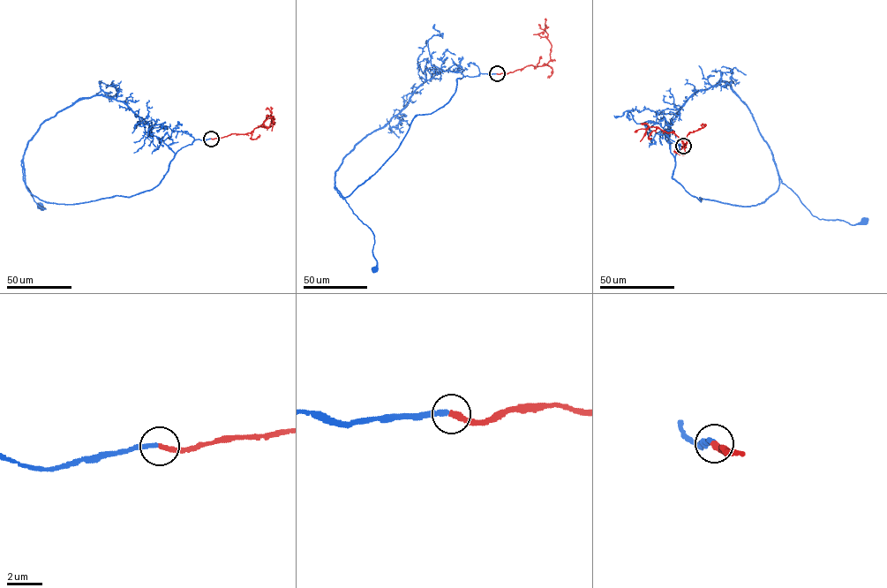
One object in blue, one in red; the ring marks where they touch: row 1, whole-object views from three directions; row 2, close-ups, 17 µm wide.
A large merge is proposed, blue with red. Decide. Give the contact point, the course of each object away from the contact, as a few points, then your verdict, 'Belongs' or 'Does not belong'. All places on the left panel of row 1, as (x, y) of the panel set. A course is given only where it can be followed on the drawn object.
Place: (211, 139). Course of blue: (211, 139), (181, 147), (161, 183), (129, 197), (47, 202), (25, 183), (33, 200), (41, 206). Course of red: (211, 139), (251, 132), (259, 126), (267, 127), (274, 119), (274, 116), (271, 117), (272, 131). Belongs

